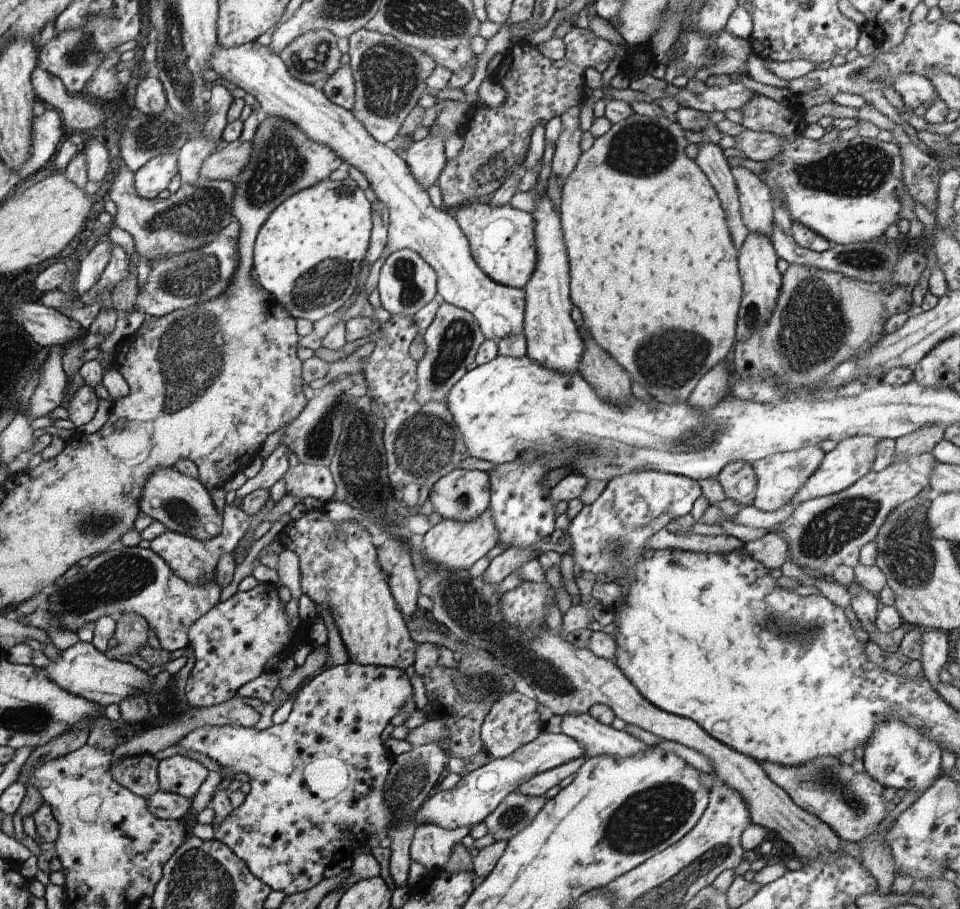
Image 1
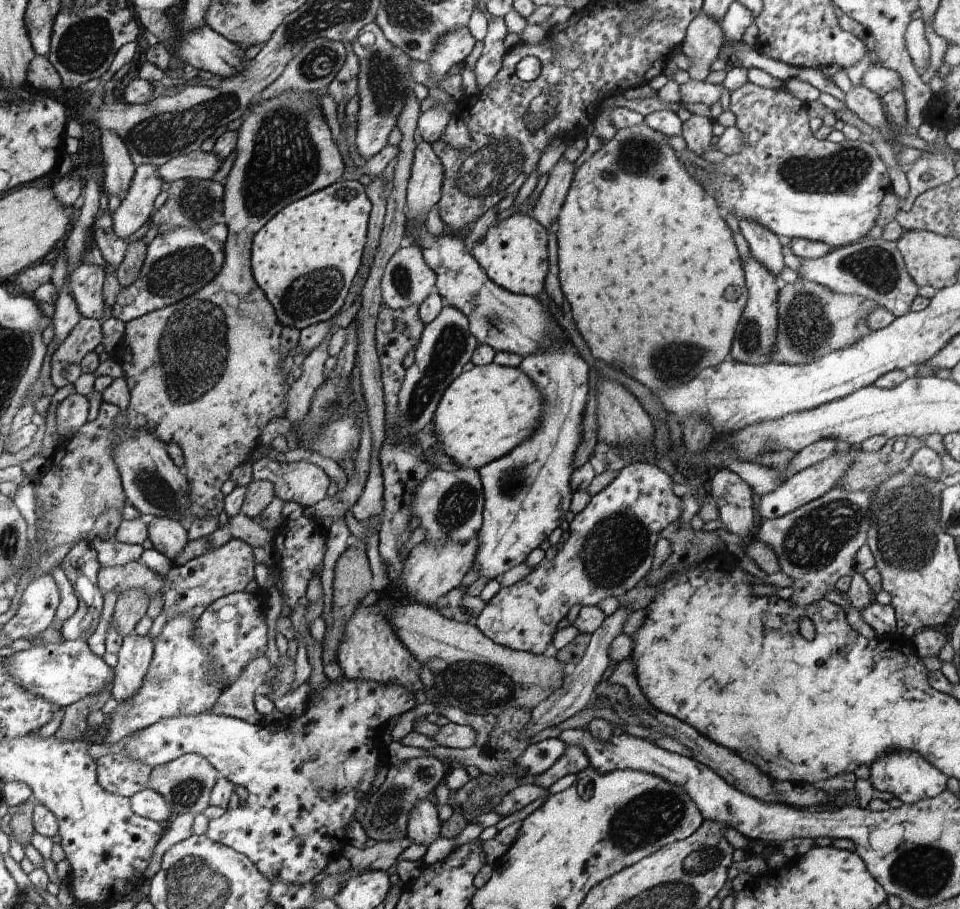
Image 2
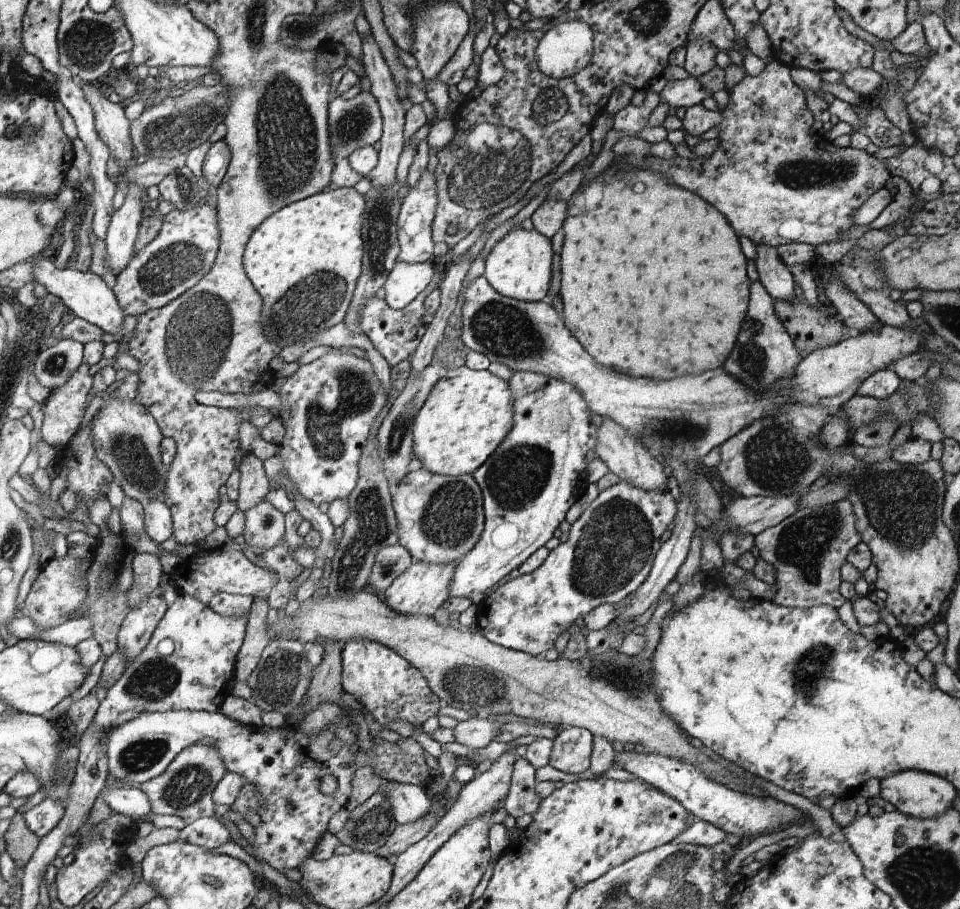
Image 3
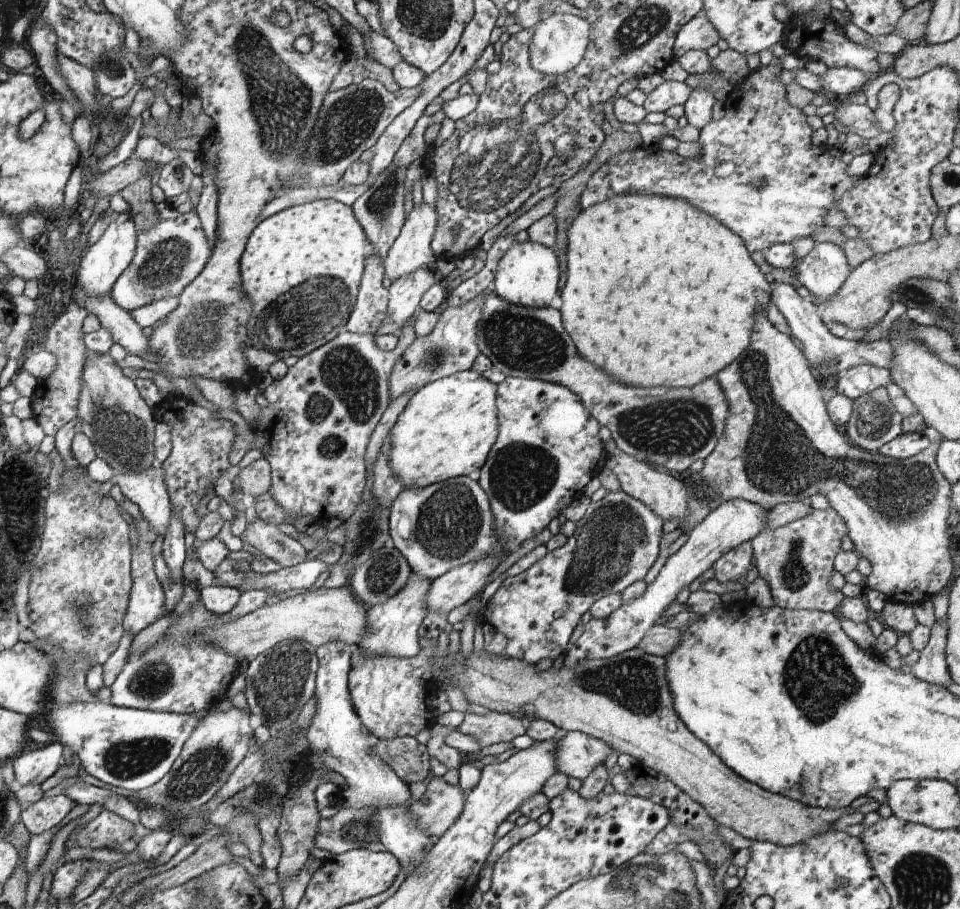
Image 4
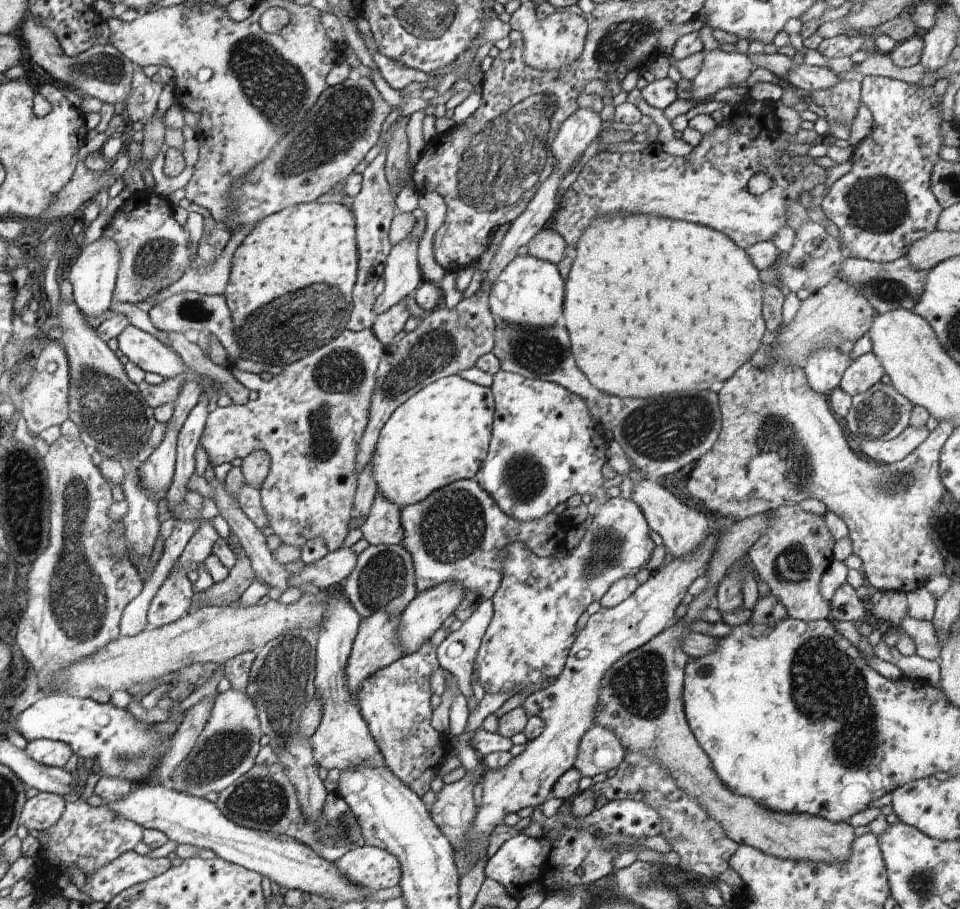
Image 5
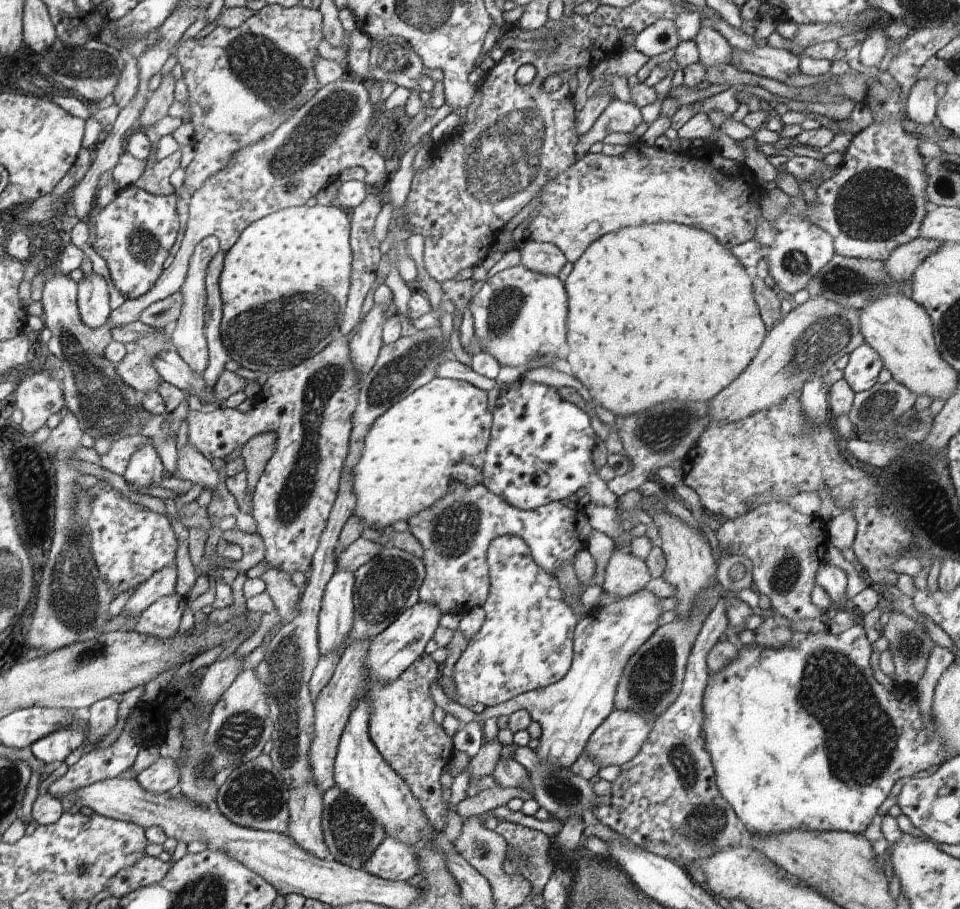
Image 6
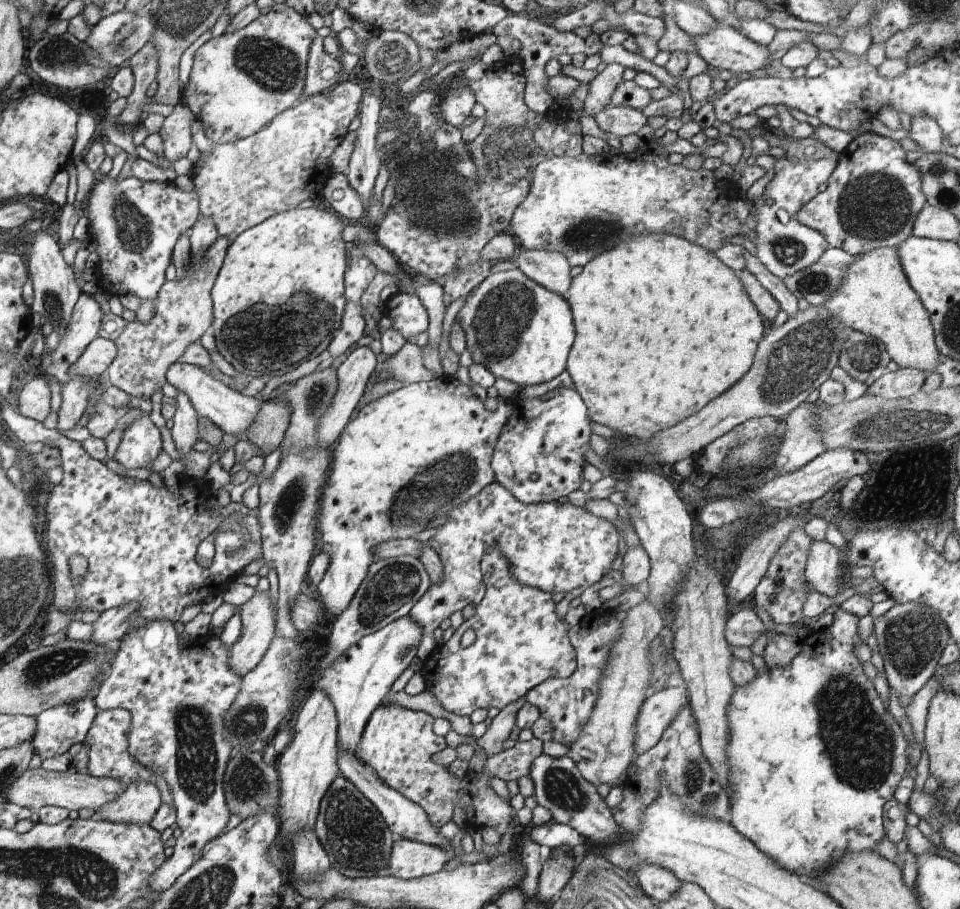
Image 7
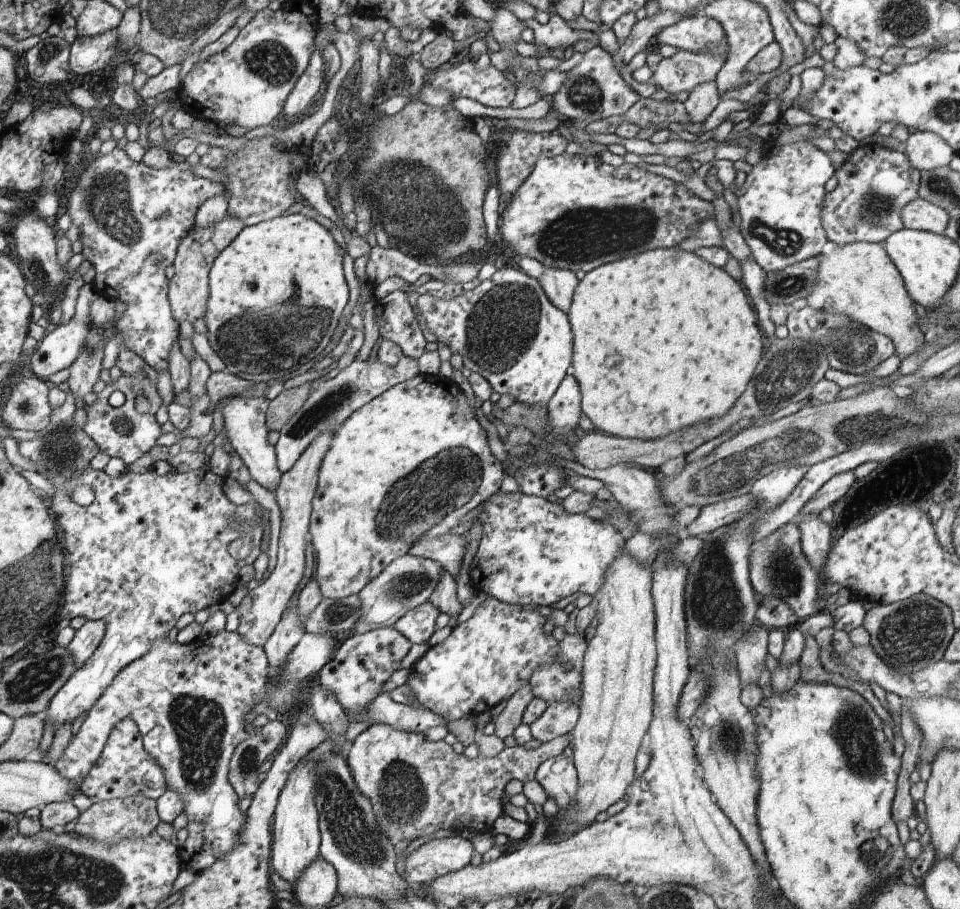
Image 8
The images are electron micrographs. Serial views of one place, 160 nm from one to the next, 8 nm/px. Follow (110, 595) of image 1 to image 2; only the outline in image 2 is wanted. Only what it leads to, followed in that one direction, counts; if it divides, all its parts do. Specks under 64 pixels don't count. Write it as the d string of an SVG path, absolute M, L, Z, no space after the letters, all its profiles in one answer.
M232 538L221 548L195 557L184 565L172 563L166 575L154 573L141 560L127 562L124 566L101 566L97 572L97 584L102 594L111 589L120 596L122 592L128 592L130 589L140 589L147 592L150 600L156 594L162 594L164 599L162 612L166 613L167 622L182 613L187 613L192 619L197 619L220 597L244 591L246 585L255 579L253 565L253 548L243 540Z

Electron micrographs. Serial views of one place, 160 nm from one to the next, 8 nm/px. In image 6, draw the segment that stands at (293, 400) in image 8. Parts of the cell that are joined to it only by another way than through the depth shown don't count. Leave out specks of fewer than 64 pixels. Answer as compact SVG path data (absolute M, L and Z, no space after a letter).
M269 431L250 439L241 448L241 457L247 474L249 494L252 494L255 484L264 472L266 463L273 455L275 440L275 433Z

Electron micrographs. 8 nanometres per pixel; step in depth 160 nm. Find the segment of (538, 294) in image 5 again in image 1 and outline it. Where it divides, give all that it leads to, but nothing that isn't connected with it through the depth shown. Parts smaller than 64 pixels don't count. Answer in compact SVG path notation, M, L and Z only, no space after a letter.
M477 200L457 207L452 215L466 235L471 255L482 272L498 284L523 289L537 263L534 217L509 202L491 207Z

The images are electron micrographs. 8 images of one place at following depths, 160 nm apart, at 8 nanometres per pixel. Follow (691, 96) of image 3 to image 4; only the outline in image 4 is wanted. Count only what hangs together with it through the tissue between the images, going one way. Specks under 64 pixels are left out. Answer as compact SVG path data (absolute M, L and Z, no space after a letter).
M664 81L655 90L647 94L647 98L643 104L646 112L666 112L668 108L676 106L676 104L684 104L693 87L688 82L680 81Z

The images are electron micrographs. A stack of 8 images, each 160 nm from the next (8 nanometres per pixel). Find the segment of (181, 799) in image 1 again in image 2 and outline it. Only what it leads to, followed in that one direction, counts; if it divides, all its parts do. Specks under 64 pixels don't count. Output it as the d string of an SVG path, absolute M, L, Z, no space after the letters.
M146 788L133 794L129 799L133 811L141 817L157 820L159 823L168 823L174 818L170 805L156 791Z

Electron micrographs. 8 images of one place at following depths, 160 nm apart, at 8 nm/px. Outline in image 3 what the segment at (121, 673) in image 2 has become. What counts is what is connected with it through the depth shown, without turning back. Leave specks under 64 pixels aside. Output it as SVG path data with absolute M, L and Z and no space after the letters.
M157 591L149 595L144 603L131 609L117 634L118 650L126 656L126 664L133 661L147 647L167 610L164 598L158 598Z

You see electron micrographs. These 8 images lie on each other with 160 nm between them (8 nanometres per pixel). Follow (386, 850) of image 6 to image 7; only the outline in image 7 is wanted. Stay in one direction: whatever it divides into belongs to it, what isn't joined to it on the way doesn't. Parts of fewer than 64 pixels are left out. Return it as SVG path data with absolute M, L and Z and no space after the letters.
M402 839L394 842L389 858L389 872L401 879L413 879L442 871L452 858L450 853L432 845Z

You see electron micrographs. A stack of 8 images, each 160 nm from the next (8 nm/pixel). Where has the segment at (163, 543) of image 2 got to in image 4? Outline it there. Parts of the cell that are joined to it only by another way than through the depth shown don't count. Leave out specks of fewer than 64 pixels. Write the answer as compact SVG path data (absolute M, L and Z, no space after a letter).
M152 466L138 474L114 474L112 478L112 482L120 487L125 498L130 500L130 502L134 502L136 506L139 506L142 518L148 521L150 529L157 536L165 536L173 516L171 500L163 476L162 466Z

